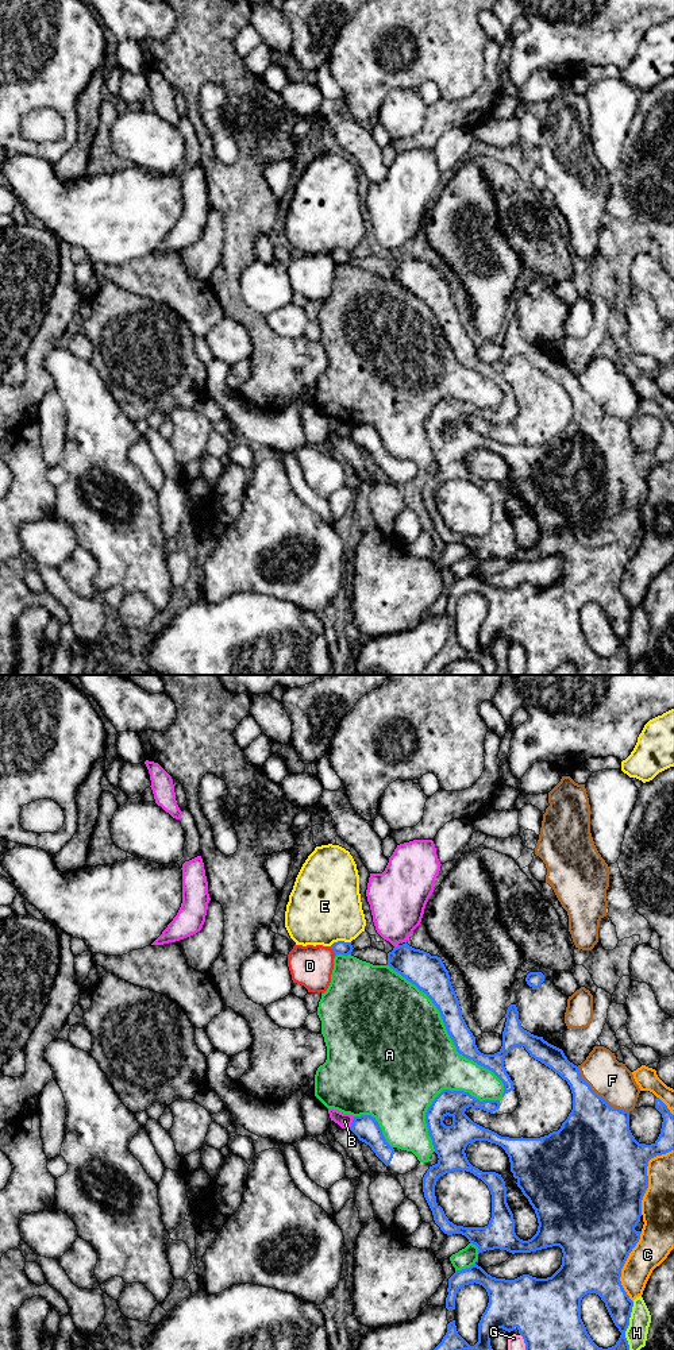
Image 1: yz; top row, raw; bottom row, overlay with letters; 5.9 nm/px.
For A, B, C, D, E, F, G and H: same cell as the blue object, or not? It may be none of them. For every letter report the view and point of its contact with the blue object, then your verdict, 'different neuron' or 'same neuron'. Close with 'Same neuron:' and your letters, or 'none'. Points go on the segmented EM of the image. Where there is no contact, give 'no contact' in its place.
A: contact yz (447, 1032); different neuron
B: contact yz (351, 1123); different neuron
C: contact yz (647, 1176); different neuron
D: contact yz (332, 949); different neuron
E: contact yz (339, 941); different neuron
F: contact yz (600, 1096); different neuron
G: contact yz (524, 1342); different neuron
H: contact yz (628, 1325); different neuron
Same neuron: none

